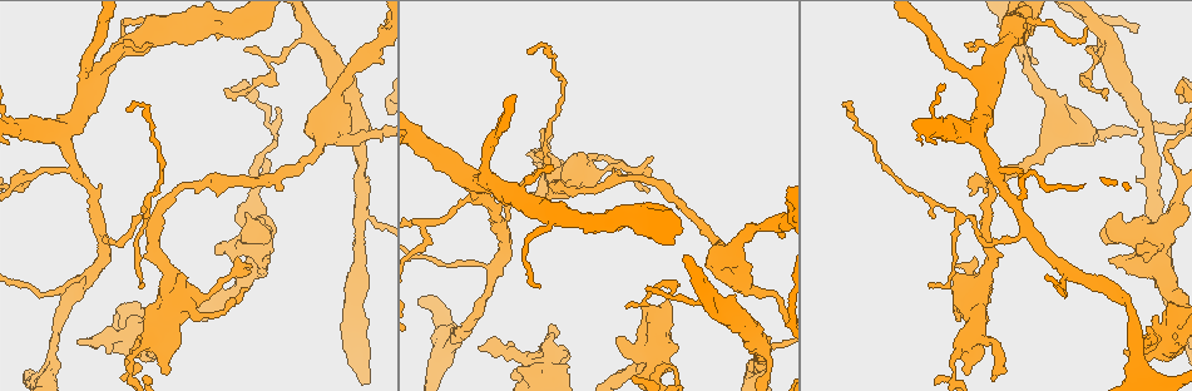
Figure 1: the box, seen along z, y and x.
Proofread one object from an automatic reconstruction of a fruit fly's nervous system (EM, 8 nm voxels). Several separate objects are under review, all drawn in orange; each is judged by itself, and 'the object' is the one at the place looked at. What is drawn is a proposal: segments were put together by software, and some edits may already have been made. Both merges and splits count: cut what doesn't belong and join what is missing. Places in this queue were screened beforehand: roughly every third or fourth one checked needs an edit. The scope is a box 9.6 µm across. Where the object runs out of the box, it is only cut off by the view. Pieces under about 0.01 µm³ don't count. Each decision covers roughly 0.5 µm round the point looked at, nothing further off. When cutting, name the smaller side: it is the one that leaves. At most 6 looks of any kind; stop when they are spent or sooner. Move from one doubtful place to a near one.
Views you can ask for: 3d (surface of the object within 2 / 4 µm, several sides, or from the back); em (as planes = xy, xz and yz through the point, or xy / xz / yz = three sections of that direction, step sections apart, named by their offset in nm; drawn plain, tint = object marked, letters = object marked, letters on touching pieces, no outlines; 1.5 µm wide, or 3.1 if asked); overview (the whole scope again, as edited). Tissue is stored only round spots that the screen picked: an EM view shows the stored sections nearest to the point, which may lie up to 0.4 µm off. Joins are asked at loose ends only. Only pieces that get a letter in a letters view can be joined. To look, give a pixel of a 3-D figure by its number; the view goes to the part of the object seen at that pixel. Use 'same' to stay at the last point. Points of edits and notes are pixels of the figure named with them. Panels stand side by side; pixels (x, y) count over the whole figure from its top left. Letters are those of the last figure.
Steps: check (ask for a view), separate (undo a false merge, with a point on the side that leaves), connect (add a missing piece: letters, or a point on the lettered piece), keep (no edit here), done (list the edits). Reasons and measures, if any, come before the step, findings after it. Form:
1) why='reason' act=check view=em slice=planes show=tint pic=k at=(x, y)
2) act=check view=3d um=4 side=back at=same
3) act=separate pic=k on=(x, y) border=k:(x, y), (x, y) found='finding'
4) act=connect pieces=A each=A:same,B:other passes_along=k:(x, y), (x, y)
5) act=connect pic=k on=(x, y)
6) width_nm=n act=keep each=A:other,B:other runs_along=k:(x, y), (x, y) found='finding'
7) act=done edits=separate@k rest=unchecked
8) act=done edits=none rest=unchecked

why='abrupt turn' act=check view=3d um=4 pic=1 at=(25, 176)

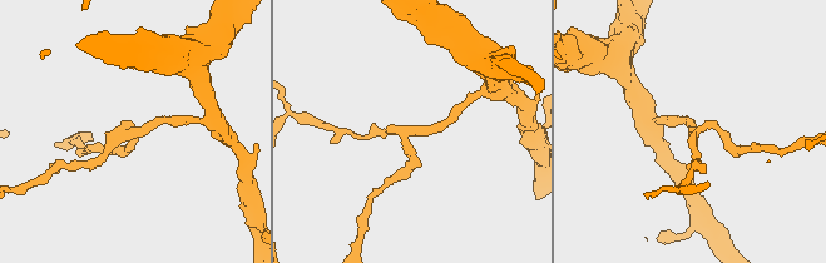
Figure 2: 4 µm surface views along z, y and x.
act=check view=em slice=planes show=tint pic=2 at=(130, 133)

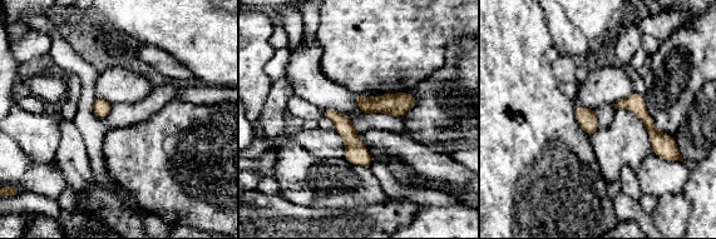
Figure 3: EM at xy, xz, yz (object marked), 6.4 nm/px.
why='see the neighbours' act=check view=em slice=planes show=letters at=same

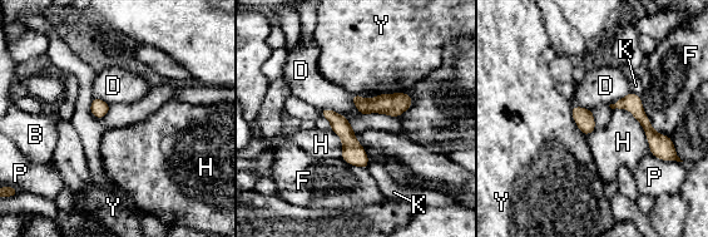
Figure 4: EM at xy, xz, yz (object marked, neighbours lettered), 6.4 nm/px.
longest_contact=H:380nm act=keep each=B:other,D:other,F:other,H:other,K:other,P:other,Y:other border=4:(405, 92), (375, 95) found='one cell here'

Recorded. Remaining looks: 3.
why='an open end' act=check view=3d um=2 pic=1 at=(149, 356)

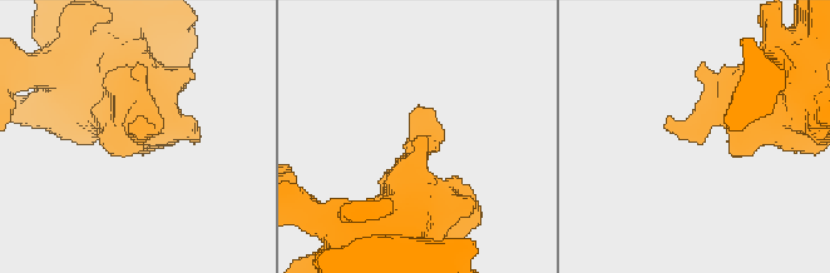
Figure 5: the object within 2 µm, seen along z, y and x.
act=check view=em slice=xz step=8 show=tint pic=5 at=(141, 124)

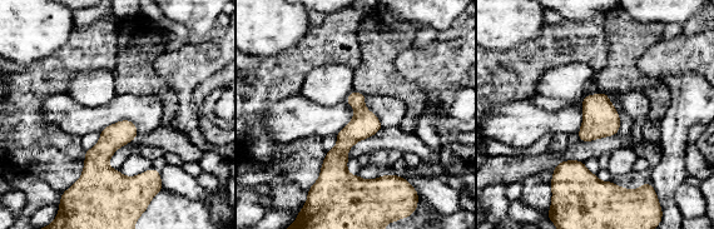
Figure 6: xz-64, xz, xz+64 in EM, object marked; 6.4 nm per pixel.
why='cut it another way' act=check view=em slice=planes show=letters at=same

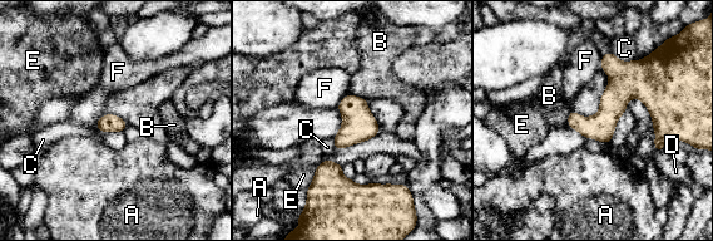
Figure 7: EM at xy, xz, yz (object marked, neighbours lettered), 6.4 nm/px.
act=keep each=A:other,B:other,C:other,D:other,E:other,F:other border=7:(610, 50), (622, 60), (633, 60) found='no lettered piece goes on from it'

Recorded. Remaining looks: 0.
act=done edits=none rest=unchecked

